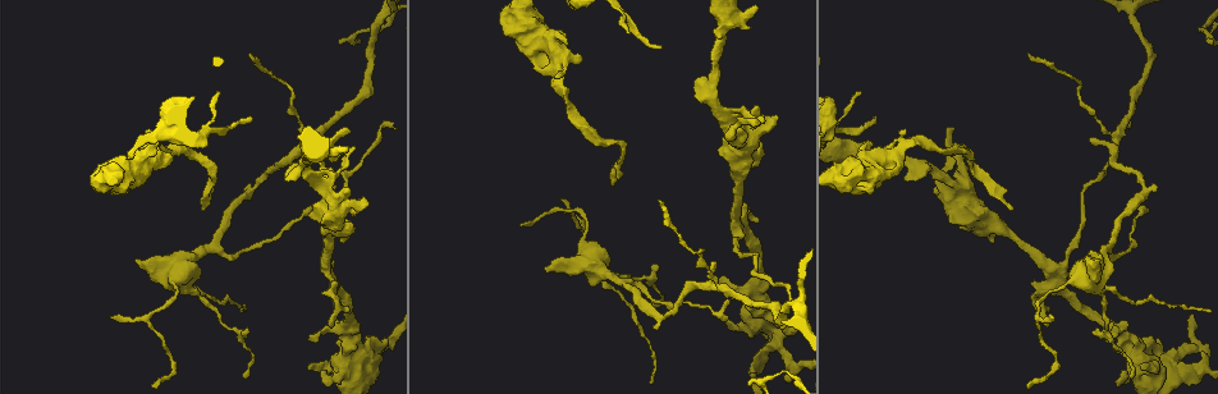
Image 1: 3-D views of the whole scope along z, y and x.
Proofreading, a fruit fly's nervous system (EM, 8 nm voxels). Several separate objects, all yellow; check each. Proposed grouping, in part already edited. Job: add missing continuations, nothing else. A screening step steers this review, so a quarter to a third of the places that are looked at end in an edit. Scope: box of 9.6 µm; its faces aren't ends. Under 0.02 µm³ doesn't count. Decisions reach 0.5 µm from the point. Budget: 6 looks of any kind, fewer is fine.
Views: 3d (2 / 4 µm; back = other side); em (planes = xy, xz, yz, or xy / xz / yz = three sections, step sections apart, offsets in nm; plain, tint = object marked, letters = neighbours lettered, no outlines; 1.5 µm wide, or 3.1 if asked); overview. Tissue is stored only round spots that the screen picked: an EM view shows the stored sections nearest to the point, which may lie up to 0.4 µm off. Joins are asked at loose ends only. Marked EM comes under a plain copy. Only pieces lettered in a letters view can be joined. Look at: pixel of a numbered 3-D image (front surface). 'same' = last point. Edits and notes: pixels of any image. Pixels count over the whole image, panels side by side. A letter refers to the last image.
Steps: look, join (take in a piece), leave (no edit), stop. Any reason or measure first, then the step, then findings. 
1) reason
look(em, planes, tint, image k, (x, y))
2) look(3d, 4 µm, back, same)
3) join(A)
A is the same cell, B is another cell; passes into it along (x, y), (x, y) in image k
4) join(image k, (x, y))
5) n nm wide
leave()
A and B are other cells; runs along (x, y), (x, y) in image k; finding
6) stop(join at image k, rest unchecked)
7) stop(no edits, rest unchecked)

stops while still wide
look(em, xy, step 4, letters, image 1, (582, 60))

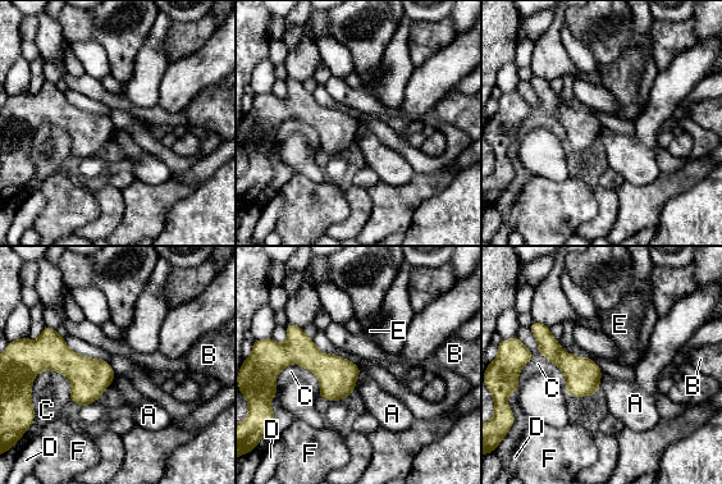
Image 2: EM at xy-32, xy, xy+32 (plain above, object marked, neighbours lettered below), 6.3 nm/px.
leave()
A, B, C, D, E and F are other cells; border along (360, 370), (353, 388) in image 2; no lettered piece goes on from it

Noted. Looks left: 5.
branch stops here
look(3d, 4 µm, image 1, (695, 84))

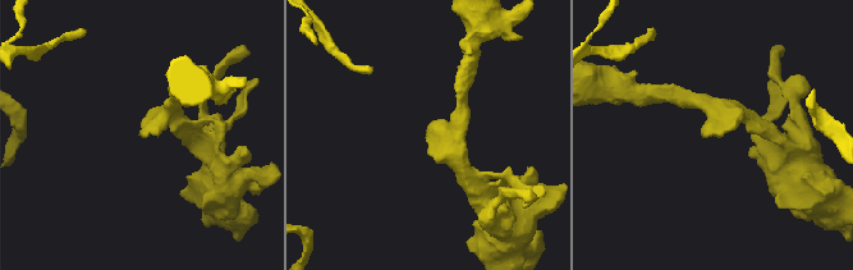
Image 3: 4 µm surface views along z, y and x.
arms of 200, 220 nm; need the tissue
look(em, planes, letters, image 3, (712, 133))

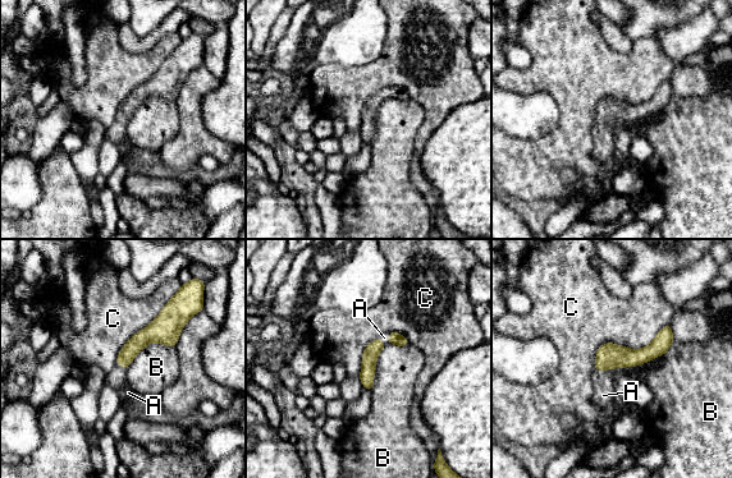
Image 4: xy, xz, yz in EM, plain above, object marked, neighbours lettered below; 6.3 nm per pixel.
C touches over 550 nm
join(A)
A is the same cell, B and C are other cells; passes into it along (609, 355), (600, 370), (603, 395) in image 4; it goes on there

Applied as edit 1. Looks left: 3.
free end
look(em, planes, letters, image 1, (860, 92))

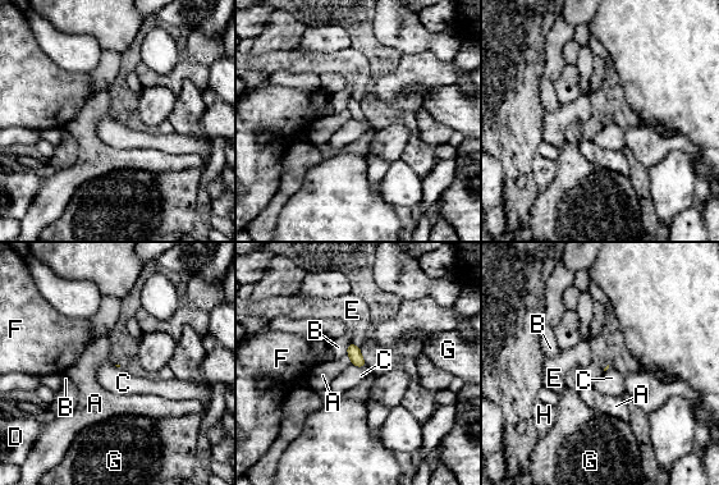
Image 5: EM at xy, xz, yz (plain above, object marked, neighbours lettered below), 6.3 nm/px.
leave()
A, B, C, D, E, F, G and H are other cells; border along (352, 364), (366, 367) in image 5; none of them fits

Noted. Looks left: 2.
stop(join at image 4, rest unchecked)

